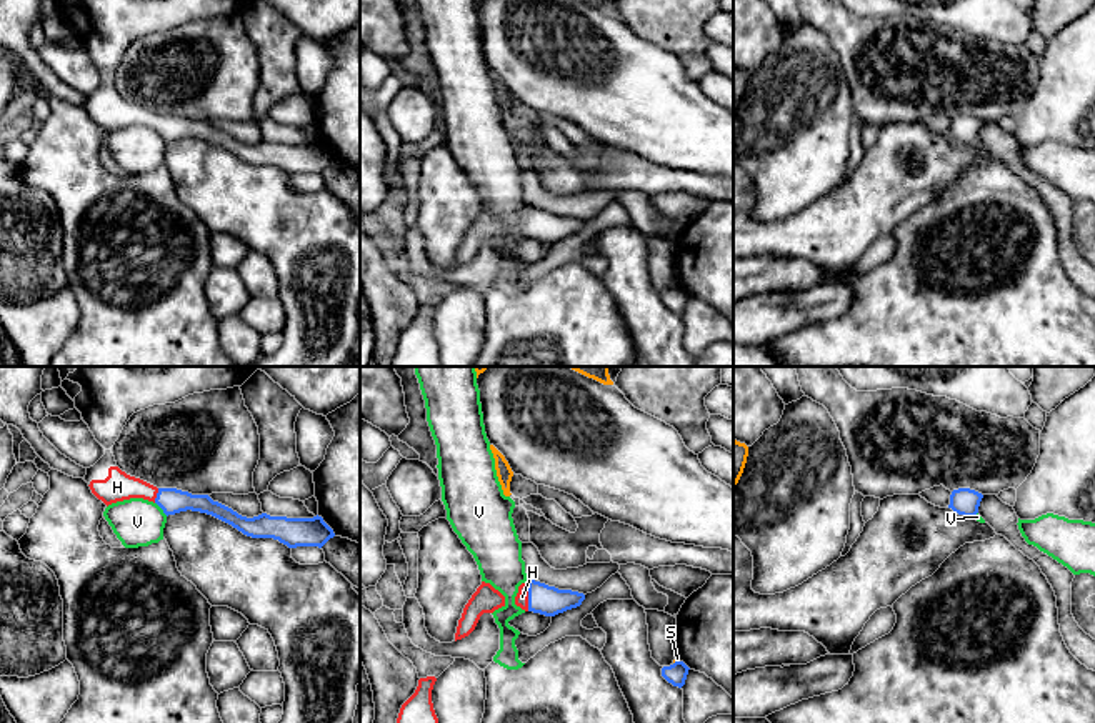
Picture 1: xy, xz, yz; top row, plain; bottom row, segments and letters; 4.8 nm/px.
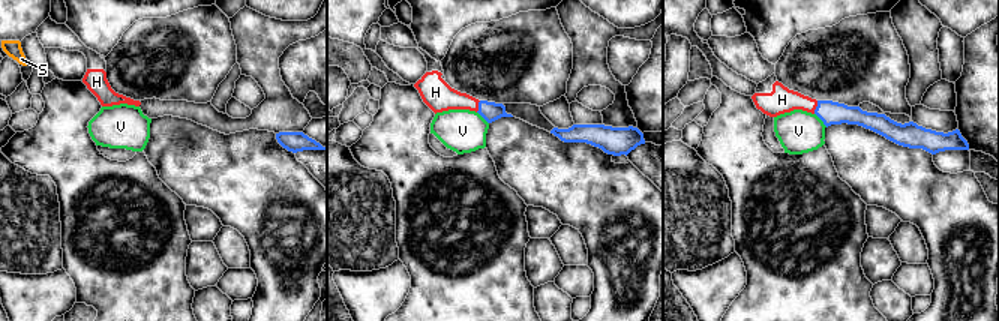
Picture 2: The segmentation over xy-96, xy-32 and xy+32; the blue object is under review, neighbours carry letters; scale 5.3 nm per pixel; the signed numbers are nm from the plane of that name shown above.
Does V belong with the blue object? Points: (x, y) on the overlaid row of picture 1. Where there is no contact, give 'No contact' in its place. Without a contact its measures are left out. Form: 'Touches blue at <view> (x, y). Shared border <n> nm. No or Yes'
Touches blue at xy (160, 507). Shared border 90 nm. No

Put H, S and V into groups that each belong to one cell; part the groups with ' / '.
H / S / V

